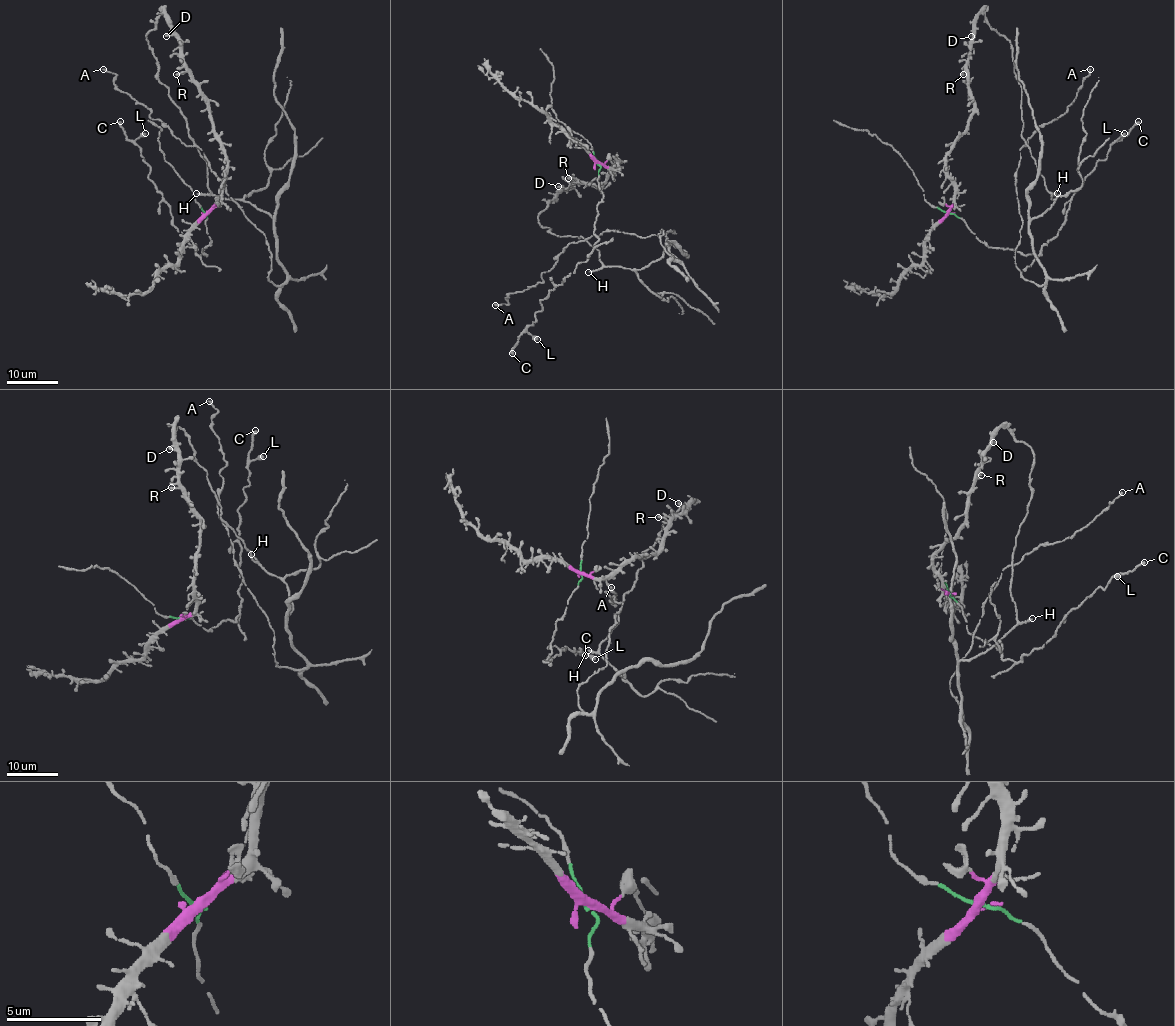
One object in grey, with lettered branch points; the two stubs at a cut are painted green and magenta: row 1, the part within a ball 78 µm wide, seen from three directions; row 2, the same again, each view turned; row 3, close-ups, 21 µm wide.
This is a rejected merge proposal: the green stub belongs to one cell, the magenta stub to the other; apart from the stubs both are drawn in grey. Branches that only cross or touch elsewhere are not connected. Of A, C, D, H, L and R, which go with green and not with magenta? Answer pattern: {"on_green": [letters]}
{"on_green": ["C", "L"]}

